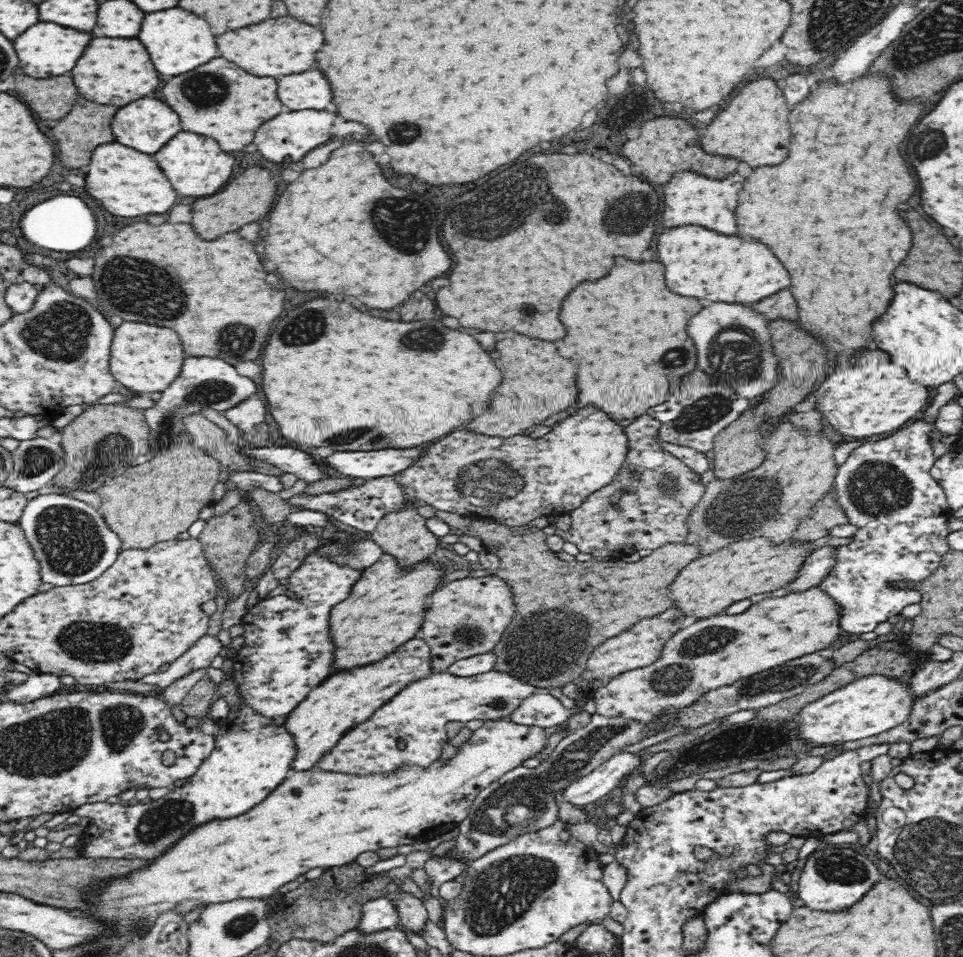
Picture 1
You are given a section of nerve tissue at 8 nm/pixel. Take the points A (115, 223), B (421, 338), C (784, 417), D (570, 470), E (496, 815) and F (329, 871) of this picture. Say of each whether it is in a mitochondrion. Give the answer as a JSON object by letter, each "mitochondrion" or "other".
{"A":"other","B":"mitochondrion","C":"other","D":"other","E":"mitochondrion","F":"other"}

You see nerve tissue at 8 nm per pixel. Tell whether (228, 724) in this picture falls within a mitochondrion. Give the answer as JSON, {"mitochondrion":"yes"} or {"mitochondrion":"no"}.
{"mitochondrion":"no"}

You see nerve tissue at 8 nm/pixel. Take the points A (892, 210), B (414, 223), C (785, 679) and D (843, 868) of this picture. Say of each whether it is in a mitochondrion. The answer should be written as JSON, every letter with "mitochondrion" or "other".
{"A":"other","B":"mitochondrion","C":"mitochondrion","D":"mitochondrion"}

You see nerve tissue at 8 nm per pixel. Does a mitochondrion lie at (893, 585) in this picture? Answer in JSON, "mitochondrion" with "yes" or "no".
{"mitochondrion":"no"}

